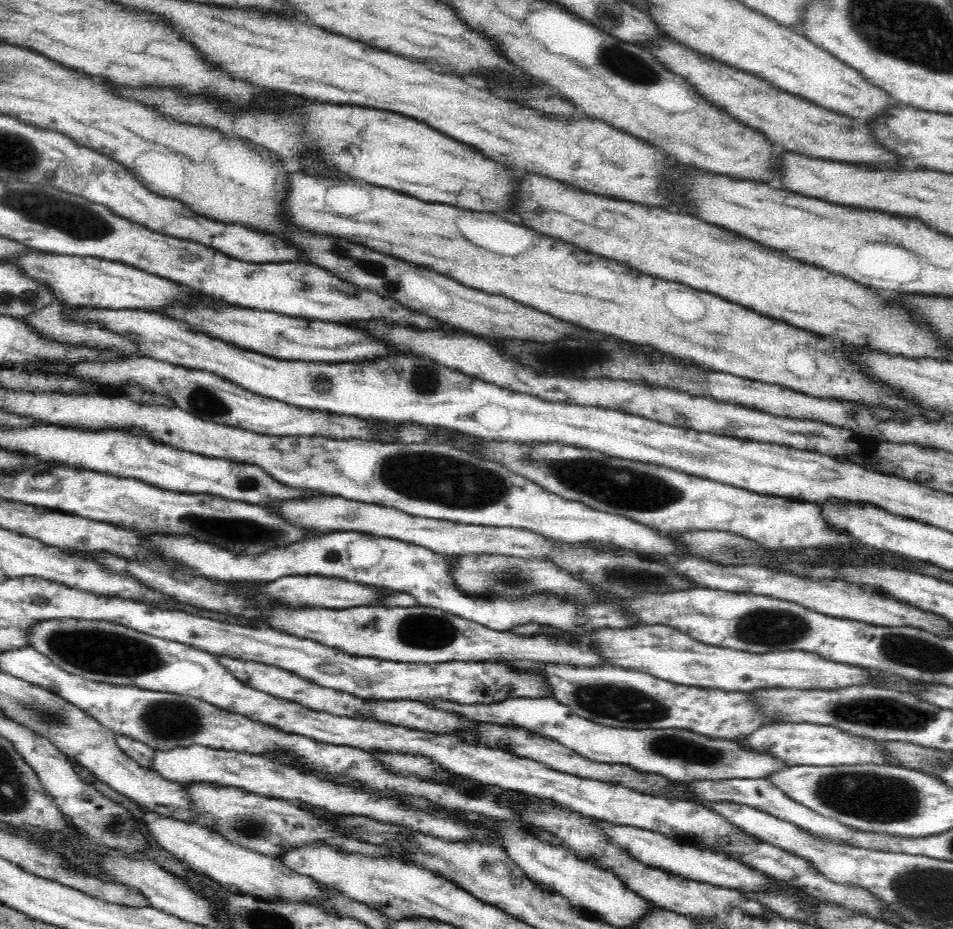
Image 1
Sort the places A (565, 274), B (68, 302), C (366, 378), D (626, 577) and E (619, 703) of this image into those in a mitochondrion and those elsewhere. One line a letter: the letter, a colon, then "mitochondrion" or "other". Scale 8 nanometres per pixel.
A: other
B: other
C: other
D: mitochondrion
E: mitochondrion

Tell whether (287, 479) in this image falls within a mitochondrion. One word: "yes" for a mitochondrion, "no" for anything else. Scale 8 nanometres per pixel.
no

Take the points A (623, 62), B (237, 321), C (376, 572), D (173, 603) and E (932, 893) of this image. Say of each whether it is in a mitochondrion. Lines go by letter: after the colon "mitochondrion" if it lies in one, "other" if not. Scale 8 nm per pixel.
A: mitochondrion
B: other
C: other
D: other
E: mitochondrion

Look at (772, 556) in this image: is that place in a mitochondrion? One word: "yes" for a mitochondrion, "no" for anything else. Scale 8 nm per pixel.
no

